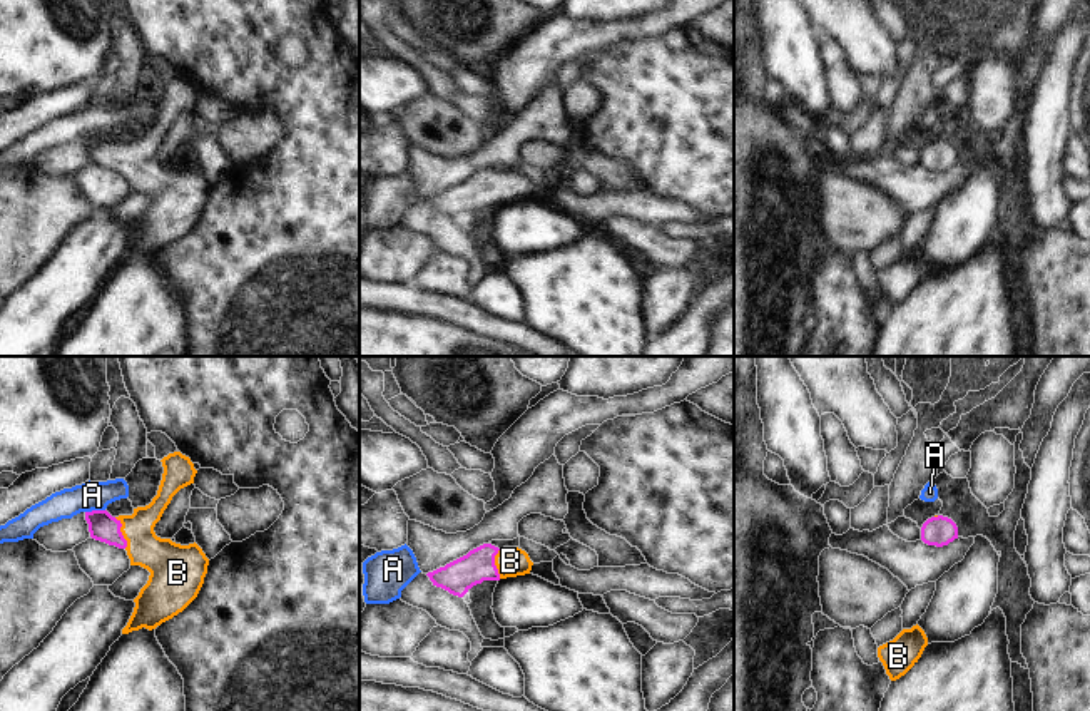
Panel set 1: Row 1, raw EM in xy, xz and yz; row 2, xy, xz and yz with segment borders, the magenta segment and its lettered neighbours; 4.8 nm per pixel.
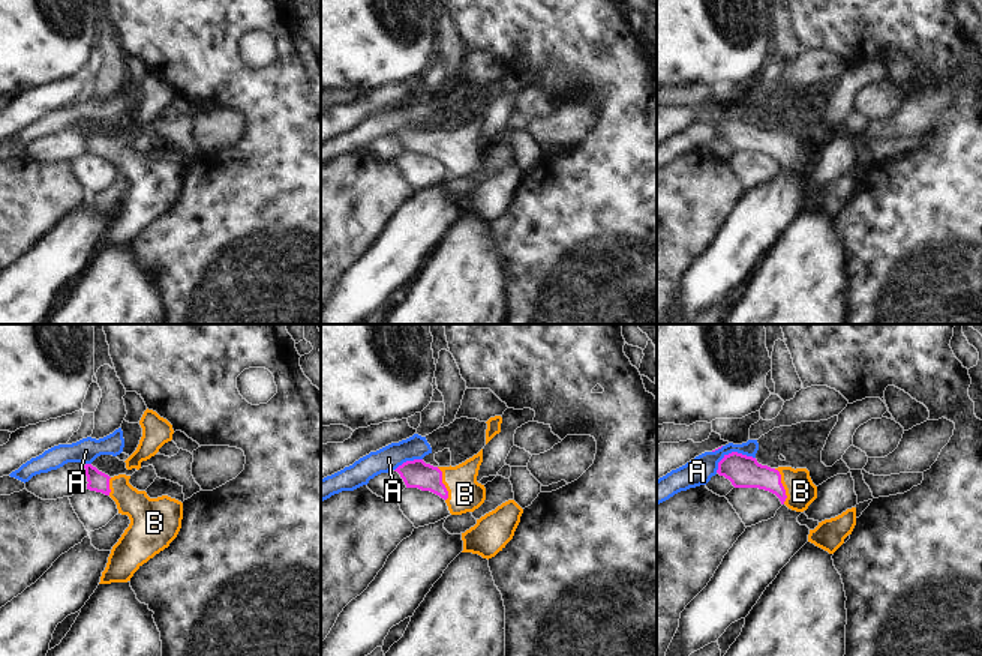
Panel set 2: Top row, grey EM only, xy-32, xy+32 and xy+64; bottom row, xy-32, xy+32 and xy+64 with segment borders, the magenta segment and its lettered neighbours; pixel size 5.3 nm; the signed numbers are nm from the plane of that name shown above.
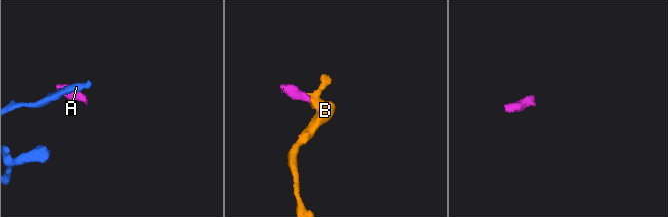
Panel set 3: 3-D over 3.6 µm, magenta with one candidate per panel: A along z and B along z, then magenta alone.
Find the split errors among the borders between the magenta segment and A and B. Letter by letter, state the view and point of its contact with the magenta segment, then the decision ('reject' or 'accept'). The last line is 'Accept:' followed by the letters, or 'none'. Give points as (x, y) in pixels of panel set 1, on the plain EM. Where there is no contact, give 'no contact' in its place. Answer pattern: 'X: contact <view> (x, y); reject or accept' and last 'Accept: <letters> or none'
A: contact xy (94, 136); reject
B: contact xy (121, 158); accept
Accept: B

